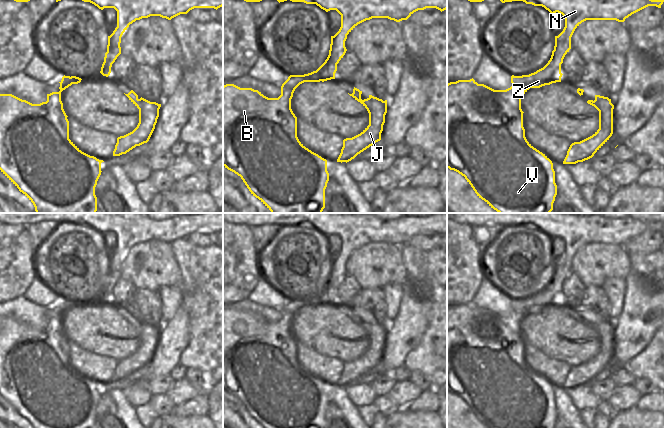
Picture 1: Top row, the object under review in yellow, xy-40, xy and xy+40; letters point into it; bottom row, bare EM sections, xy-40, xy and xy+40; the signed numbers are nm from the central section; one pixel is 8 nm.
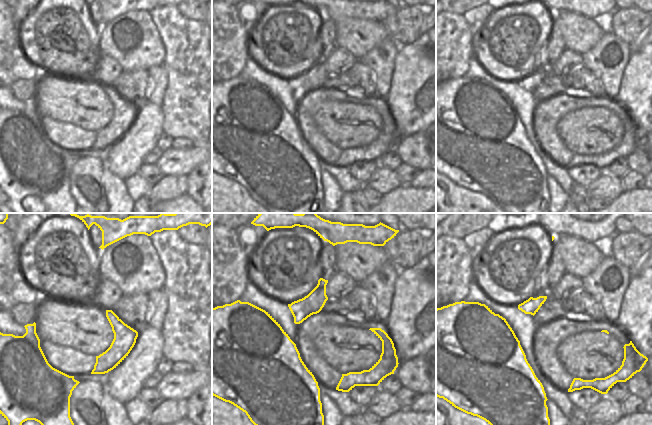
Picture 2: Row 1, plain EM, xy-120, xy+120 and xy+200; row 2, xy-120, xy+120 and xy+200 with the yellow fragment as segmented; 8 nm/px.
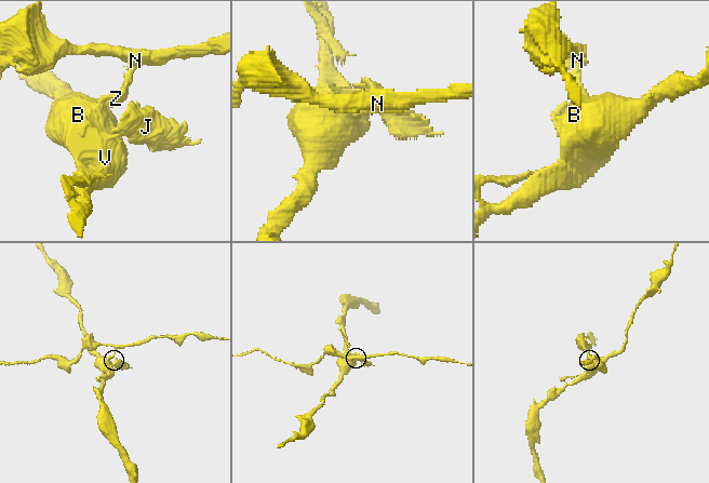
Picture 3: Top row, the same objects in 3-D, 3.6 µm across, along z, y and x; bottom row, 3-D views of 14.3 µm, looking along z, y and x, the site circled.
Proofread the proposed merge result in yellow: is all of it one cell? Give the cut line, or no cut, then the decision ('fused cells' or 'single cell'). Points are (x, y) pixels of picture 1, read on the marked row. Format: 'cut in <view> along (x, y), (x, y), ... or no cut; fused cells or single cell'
cut in xy+40 along (551, 57), (556, 63), (560, 64); fused cells

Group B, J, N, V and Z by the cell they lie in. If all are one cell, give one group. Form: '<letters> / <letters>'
B J V Z / N

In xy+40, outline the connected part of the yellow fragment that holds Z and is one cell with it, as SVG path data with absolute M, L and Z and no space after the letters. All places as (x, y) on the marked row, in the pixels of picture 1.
M554 58L541 69L529 75L511 76L512 86L506 90L494 90L484 84L478 84L473 78L470 80L458 80L447 84L447 168L454 170L465 177L479 198L484 200L491 208L498 213L550 213L553 210L553 203L557 195L555 183L555 171L552 161L542 152L534 148L525 137L523 127L523 111L521 109L521 97L530 88L540 88L552 83L561 82L561 64L556 64Z

